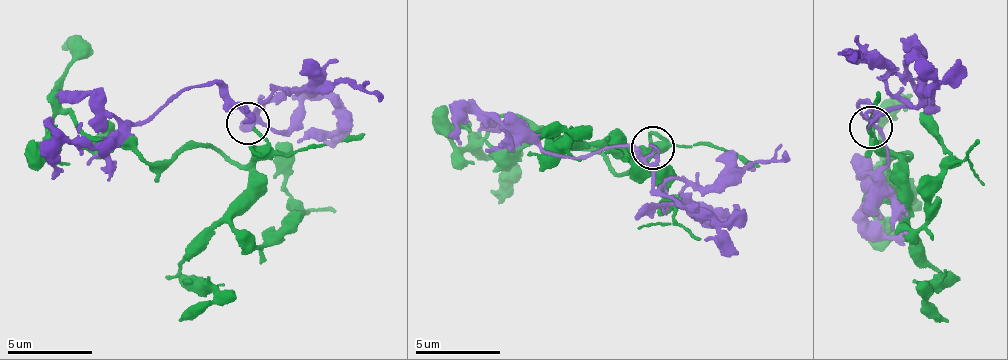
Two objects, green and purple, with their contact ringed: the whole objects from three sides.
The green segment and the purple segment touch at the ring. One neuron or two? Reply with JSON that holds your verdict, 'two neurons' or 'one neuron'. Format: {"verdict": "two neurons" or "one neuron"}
{"verdict": "two neurons"}

